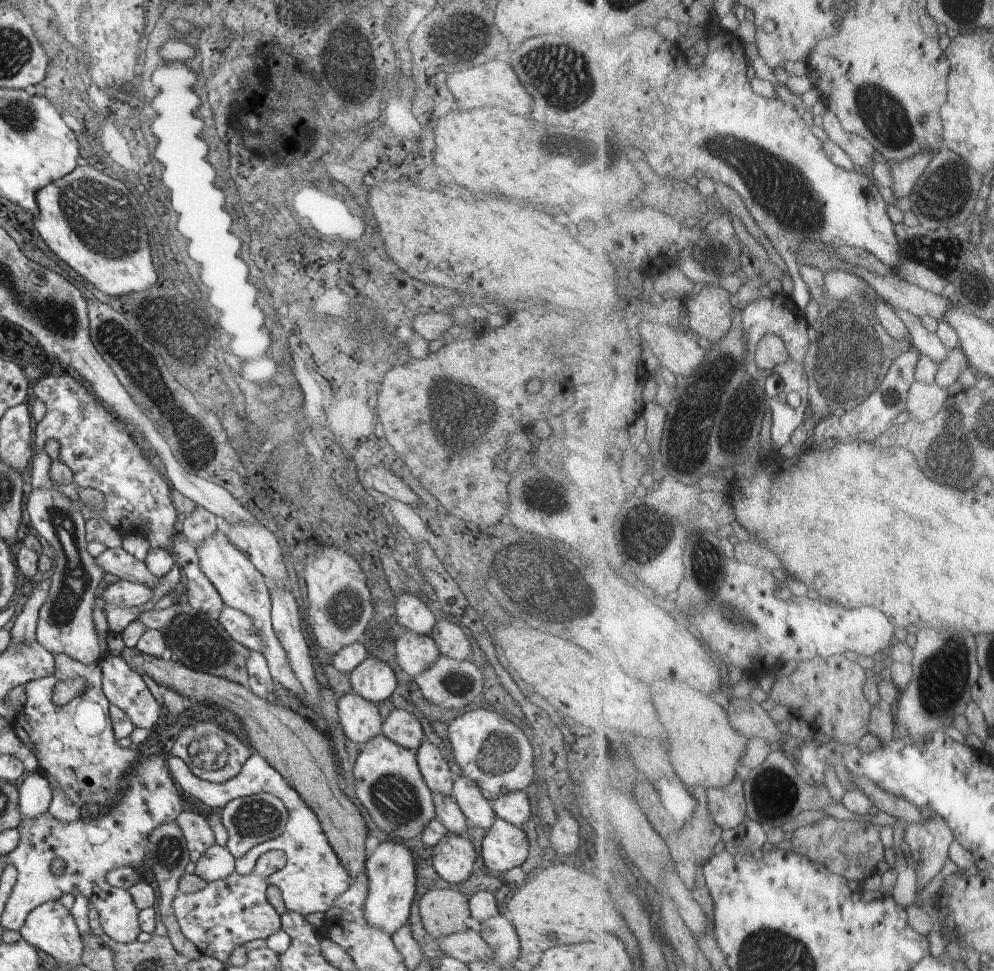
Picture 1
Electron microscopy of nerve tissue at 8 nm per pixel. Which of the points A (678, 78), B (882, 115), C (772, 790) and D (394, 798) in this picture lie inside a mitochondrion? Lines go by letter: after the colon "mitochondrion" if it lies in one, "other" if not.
A: other
B: mitochondrion
C: mitochondrion
D: mitochondrion

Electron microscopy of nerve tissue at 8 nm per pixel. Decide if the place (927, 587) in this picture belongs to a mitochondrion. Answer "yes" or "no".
no

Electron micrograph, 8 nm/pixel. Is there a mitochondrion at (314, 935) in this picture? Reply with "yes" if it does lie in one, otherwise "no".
no

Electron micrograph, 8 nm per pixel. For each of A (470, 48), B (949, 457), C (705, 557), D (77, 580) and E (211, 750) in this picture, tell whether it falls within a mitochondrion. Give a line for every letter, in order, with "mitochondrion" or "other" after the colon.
A: other
B: mitochondrion
C: mitochondrion
D: mitochondrion
E: mitochondrion

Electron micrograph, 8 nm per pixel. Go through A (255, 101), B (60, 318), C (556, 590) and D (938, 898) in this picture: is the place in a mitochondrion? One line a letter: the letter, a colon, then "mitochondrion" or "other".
A: other
B: mitochondrion
C: mitochondrion
D: other

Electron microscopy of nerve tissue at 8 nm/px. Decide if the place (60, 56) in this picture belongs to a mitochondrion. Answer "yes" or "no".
no

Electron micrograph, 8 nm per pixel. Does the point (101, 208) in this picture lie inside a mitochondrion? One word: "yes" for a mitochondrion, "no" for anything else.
yes

